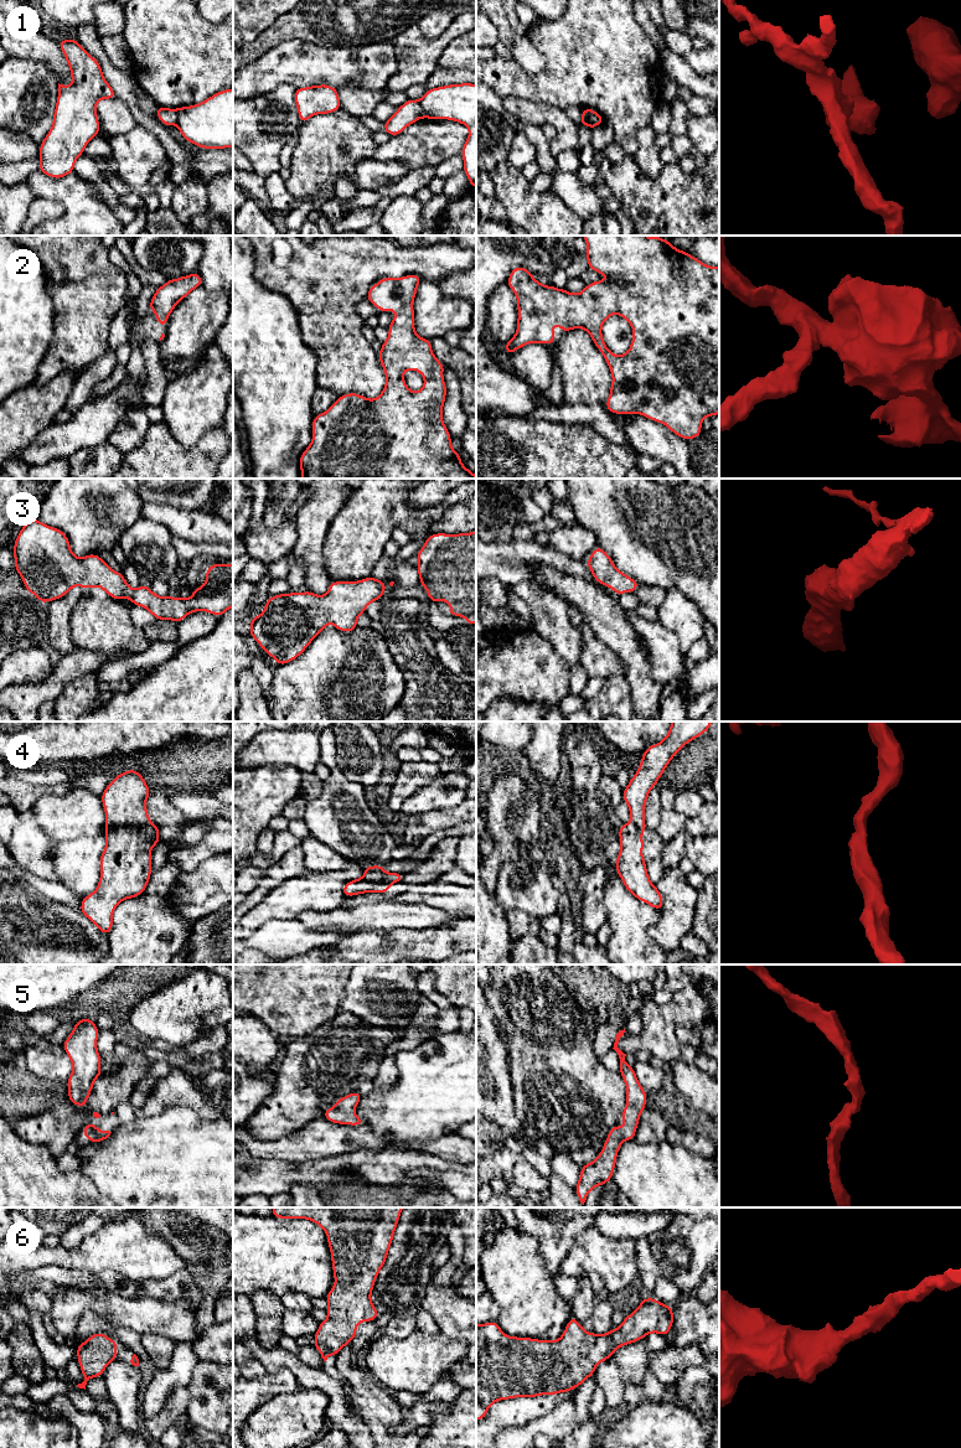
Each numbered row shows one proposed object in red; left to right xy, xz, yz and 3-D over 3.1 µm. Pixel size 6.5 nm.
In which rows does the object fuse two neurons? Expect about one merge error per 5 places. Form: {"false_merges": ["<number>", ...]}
{"false_merges": ["1"]}

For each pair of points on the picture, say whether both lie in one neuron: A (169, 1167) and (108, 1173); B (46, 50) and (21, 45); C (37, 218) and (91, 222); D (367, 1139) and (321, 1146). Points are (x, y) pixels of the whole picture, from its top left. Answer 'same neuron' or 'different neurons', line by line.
A: same neuron
B: same neuron
C: different neurons
D: same neuron

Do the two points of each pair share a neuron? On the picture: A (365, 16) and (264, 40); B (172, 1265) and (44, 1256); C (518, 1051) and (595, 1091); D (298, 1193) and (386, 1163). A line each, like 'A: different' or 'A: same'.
A: same
B: same
C: same
D: different

